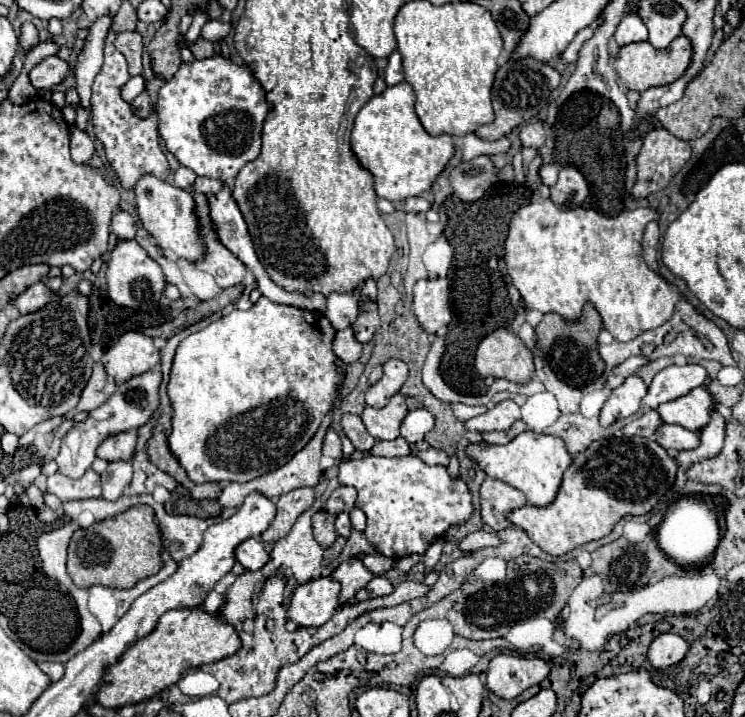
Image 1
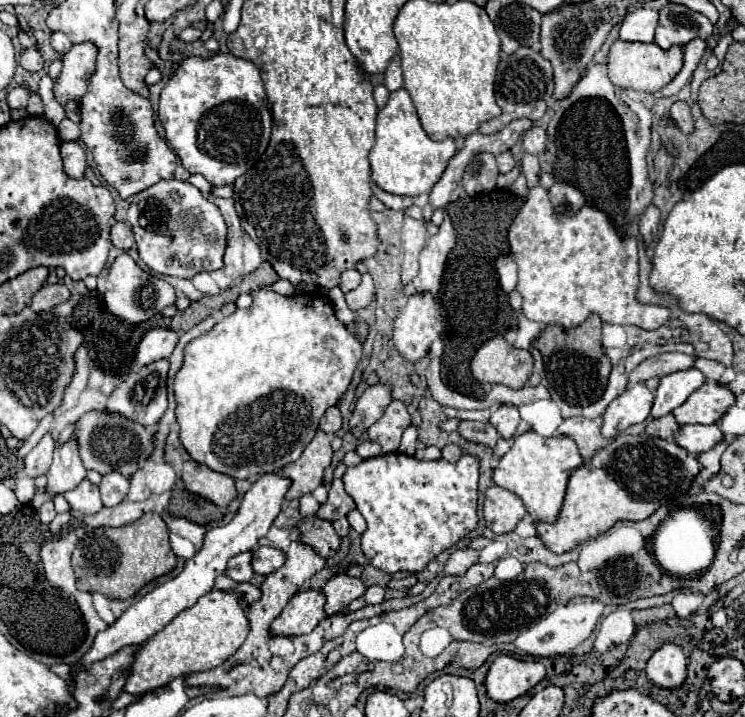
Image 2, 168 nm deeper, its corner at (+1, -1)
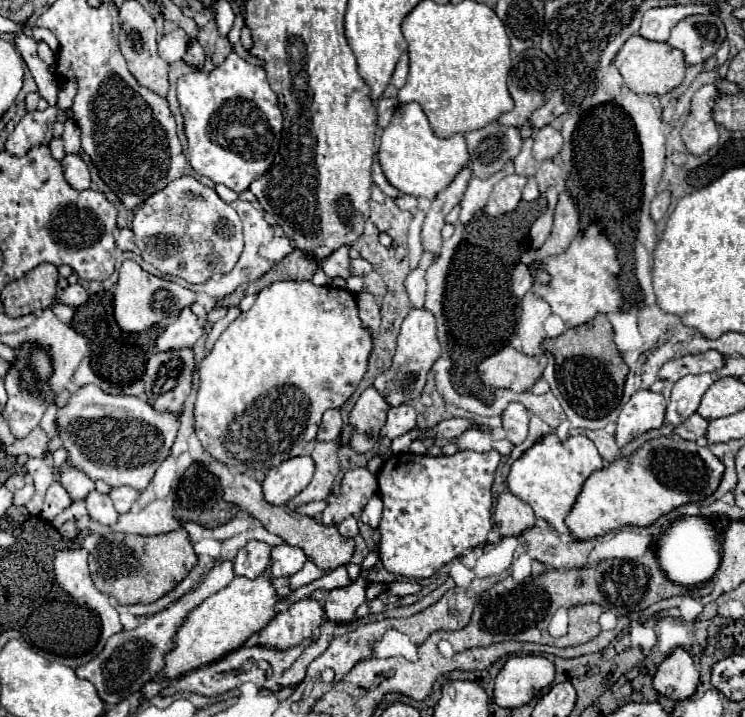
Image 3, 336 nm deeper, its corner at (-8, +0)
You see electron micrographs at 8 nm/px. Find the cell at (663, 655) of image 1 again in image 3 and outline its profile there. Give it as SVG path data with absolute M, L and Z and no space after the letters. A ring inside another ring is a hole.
M682 647L674 649L654 675L654 689L670 699L688 699L698 687L698 669Z

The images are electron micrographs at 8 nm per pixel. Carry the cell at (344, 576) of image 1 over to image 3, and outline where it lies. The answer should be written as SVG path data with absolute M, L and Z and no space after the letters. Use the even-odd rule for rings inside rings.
M358 577L348 587L332 589L324 603L324 611L330 621L346 623L354 619L354 613L362 603L366 603L366 581Z

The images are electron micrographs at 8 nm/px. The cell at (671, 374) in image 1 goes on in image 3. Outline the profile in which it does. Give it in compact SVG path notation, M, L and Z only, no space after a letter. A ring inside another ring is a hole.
M710 373L700 375L686 375L674 383L670 403L666 407L666 421L670 425L682 423L686 417L696 413L702 395L706 389L714 383L714 377Z

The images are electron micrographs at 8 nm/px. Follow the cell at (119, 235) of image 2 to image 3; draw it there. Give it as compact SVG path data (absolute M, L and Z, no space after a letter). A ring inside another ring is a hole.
M120 229L118 237L116 237L116 245L122 251L136 251L136 243L134 243L134 233L132 229Z

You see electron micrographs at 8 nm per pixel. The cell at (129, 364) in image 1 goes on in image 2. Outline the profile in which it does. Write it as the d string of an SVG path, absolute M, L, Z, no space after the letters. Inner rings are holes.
M163 326L163 328L155 328L149 330L143 340L137 346L137 354L135 354L135 366L145 366L149 362L161 360L161 358L169 358L171 352L175 350L179 340L179 332Z

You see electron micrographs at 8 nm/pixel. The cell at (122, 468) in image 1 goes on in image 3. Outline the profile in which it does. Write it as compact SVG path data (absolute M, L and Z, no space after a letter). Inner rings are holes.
M126 485L116 487L116 489L112 489L112 491L110 491L110 499L114 501L114 507L116 507L116 511L118 511L118 513L126 513L126 511L130 511L130 509L132 509L132 505L136 503L138 495L140 495L140 493L138 493L136 489L126 487Z

